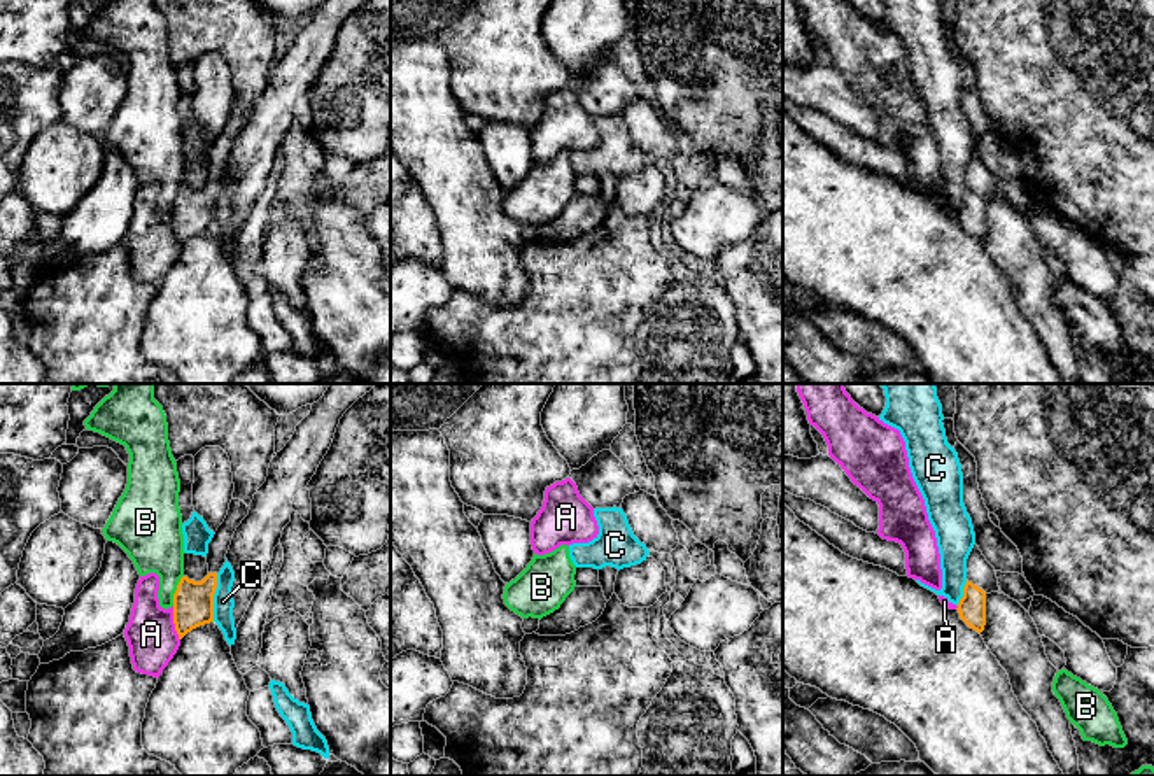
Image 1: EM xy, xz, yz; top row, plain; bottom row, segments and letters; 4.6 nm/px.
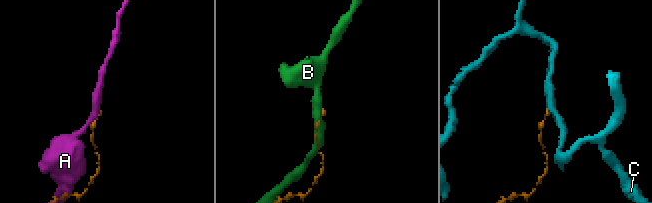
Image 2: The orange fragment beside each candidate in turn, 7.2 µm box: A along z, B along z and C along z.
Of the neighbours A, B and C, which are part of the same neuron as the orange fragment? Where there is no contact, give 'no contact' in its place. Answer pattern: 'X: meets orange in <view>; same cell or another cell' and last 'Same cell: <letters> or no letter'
A: meets orange in xy; another cell
B: meets orange in xy; another cell
C: meets orange in xy; another cell
Same cell: no letter

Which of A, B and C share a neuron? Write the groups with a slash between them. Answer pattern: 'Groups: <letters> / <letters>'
Groups: A / B / C

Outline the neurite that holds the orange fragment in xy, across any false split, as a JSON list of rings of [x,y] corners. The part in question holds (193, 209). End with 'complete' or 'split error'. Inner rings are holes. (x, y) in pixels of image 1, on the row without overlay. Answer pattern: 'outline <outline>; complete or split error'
outline [[[231,107],[224,130],[217,135],[208,151],[207,172],[208,182],[201,189],[182,184],[173,201],[173,231],[182,247],[193,236],[214,229],[214,201],[217,196],[217,180],[226,170],[233,142],[249,123],[250,114],[240,107]]]; split error

